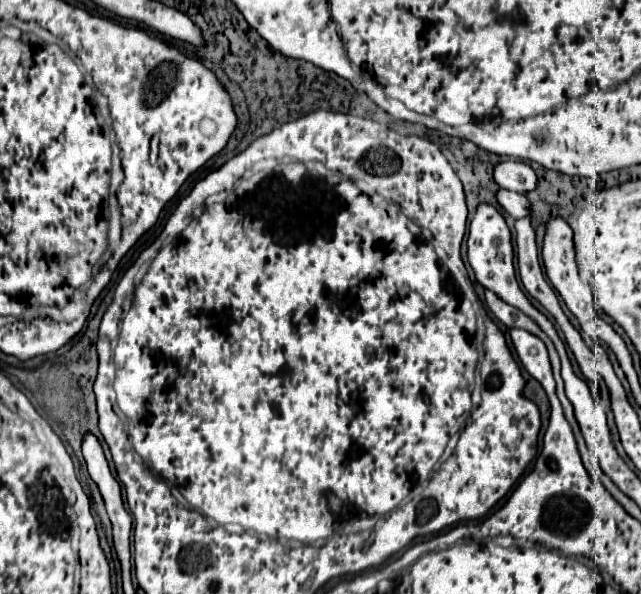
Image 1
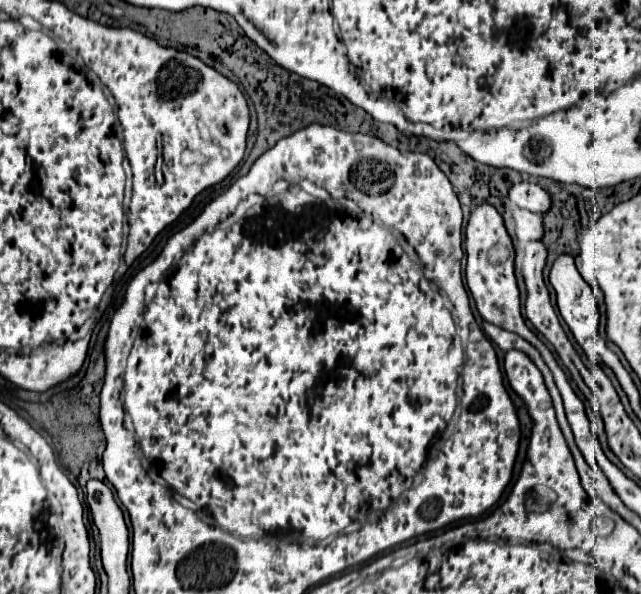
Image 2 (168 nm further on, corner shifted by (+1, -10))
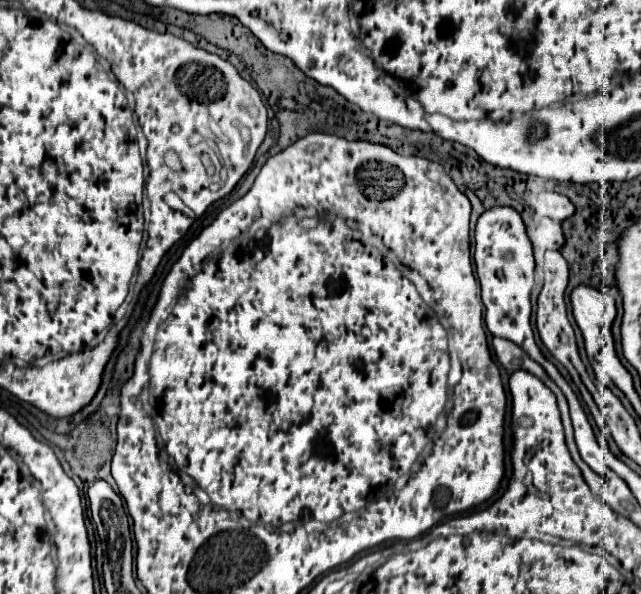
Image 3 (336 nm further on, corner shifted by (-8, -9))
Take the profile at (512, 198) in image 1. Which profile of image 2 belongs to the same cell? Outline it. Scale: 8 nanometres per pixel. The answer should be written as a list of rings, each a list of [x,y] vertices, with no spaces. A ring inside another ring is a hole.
[[[515,210],[513,212],[515,224],[517,224],[517,238],[521,242],[529,240],[541,240],[543,238],[543,218],[539,214],[527,212],[527,210]]]

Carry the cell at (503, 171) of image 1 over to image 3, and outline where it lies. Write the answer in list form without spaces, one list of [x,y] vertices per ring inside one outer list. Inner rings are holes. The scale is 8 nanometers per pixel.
[[[544,191],[534,197],[534,211],[538,215],[550,217],[554,221],[564,221],[574,213],[574,205],[570,203],[568,197],[560,195],[560,193]]]

